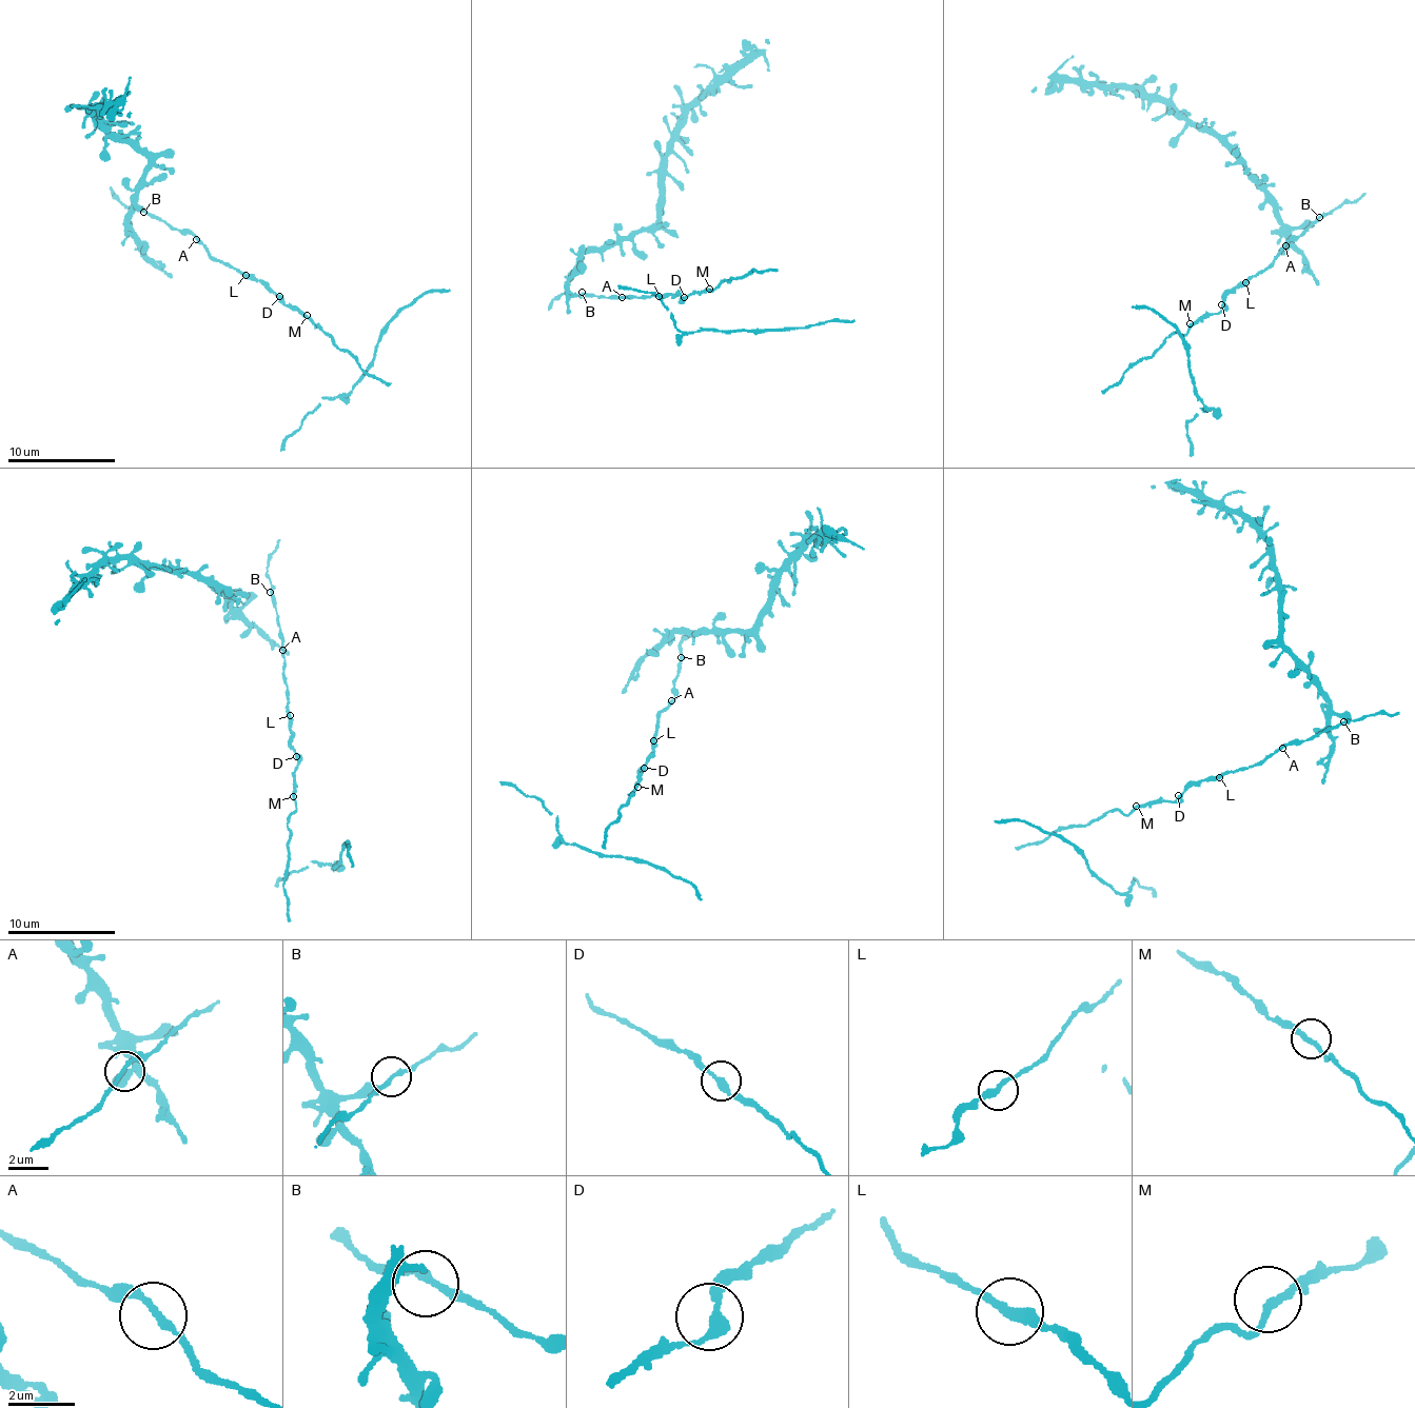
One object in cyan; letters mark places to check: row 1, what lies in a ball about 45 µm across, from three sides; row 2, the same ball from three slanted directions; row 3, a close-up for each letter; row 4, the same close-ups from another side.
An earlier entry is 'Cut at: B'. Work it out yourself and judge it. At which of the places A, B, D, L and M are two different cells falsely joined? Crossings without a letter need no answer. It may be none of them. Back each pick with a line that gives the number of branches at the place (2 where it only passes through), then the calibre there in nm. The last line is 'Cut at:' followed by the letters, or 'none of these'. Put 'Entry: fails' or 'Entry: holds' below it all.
Cut at: none of these
Entry: fails

